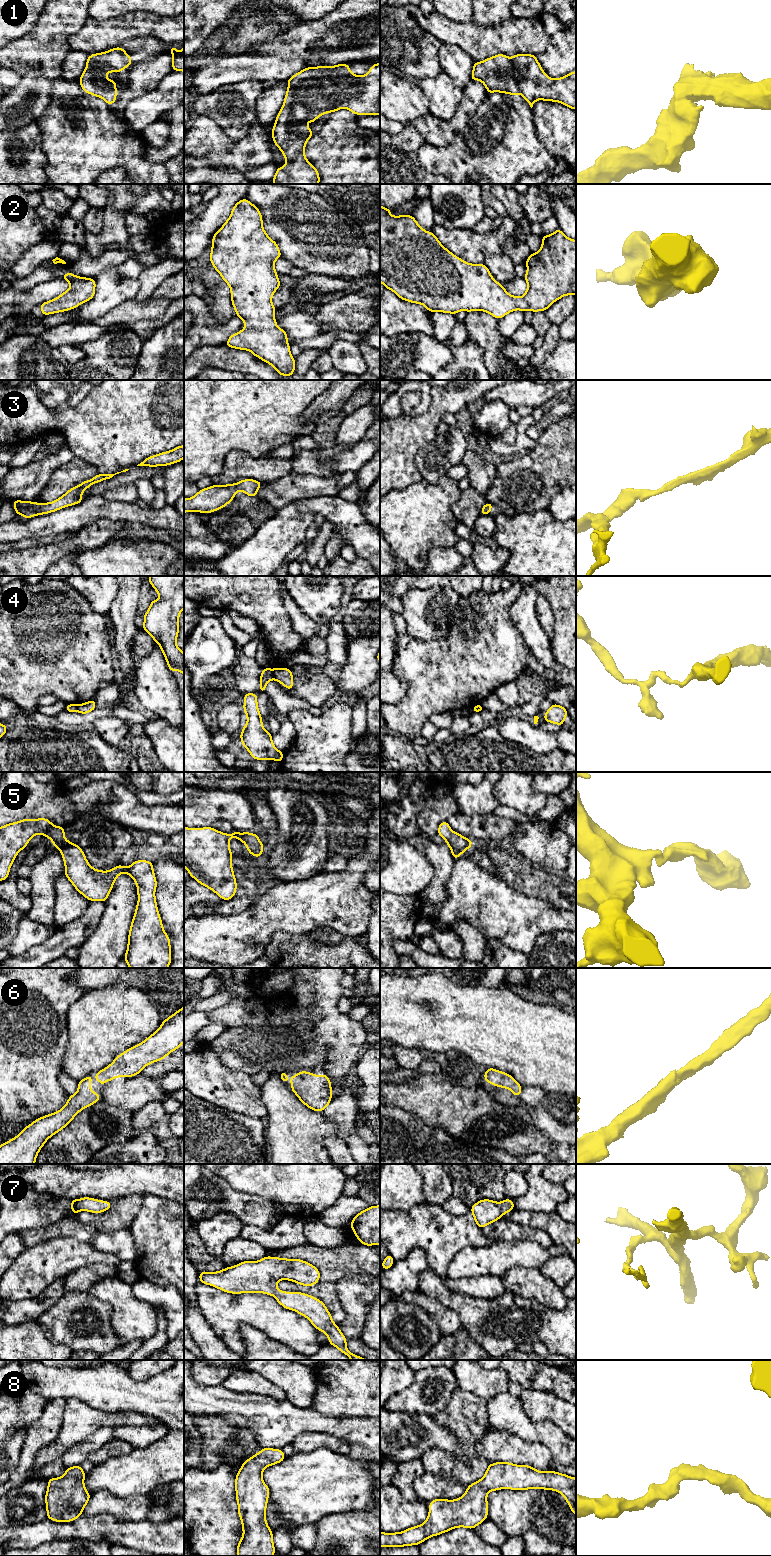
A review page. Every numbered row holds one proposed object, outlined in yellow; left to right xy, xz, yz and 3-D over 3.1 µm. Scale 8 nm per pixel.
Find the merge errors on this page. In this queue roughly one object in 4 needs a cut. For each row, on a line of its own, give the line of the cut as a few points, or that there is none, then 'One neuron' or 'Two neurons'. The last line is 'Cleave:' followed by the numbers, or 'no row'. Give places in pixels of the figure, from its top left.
1: No split. One neuron
2: No split. One neuron
3: No split. One neuron
4: Split along xz (272, 670), (274, 678). Two neurons
5: No split. One neuron
6: No split. One neuron
7: No split. One neuron
8: No split. One neuron
Cleave: 4

